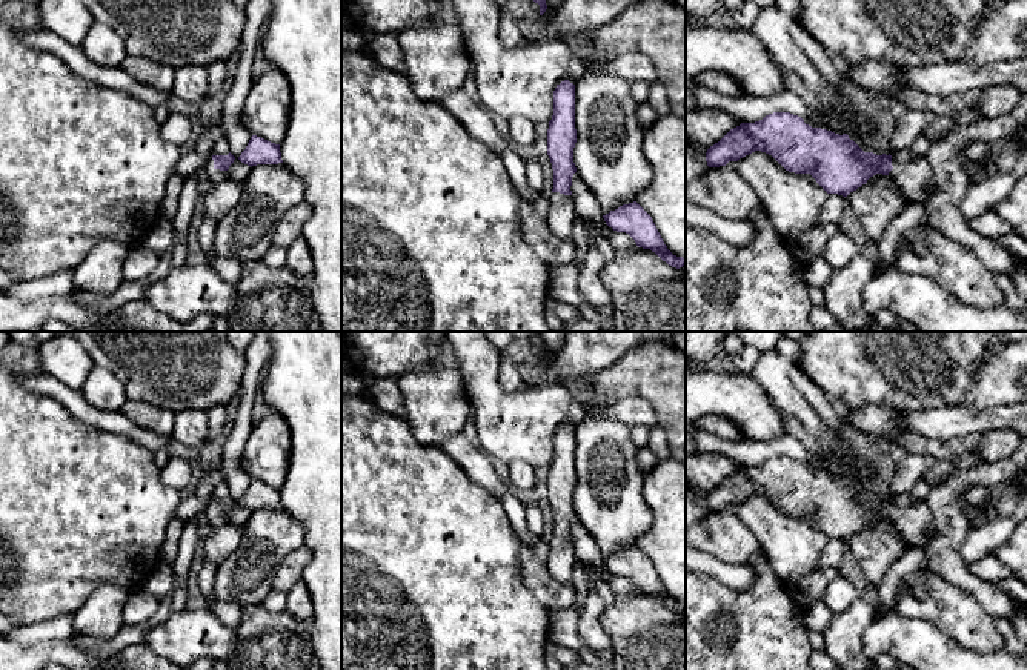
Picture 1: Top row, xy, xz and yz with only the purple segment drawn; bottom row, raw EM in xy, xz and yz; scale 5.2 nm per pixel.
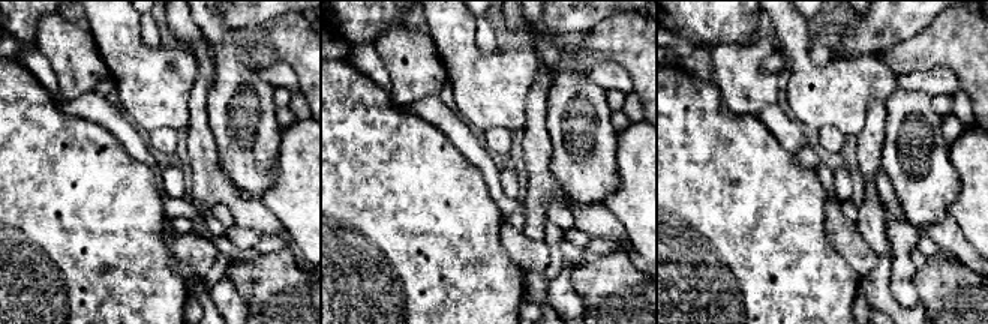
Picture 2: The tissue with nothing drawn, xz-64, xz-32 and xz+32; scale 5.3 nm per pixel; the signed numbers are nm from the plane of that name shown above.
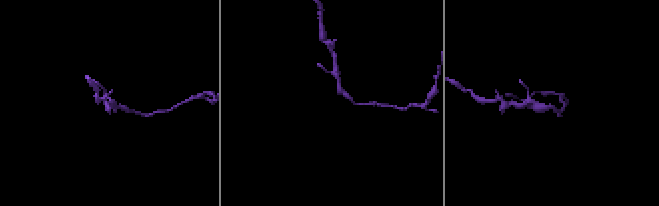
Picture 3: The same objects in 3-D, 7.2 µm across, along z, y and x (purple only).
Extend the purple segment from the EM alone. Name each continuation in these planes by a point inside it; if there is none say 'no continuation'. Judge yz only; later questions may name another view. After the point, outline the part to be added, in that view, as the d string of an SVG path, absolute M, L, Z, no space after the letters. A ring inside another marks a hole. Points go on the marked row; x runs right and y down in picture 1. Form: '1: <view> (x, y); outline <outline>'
1: yz (913, 179); outline M892 158L889 177L907 195L910 203L921 203L933 192L932 168L926 158L899 163Z

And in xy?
1: xy (216, 175); outline M212 157L209 158L209 161L206 163L204 166L204 171L206 171L206 177L209 178L209 181L212 184L215 183L221 183L228 178L228 171L220 171L220 169L215 169L214 168L214 160Z

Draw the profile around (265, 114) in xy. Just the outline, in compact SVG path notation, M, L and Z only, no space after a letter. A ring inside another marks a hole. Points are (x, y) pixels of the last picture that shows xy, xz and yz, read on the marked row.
M277 68L254 80L241 109L241 124L257 137L280 144L286 137L292 92Z

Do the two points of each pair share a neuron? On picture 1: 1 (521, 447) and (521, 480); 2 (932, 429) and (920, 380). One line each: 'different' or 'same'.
1: different
2: different

